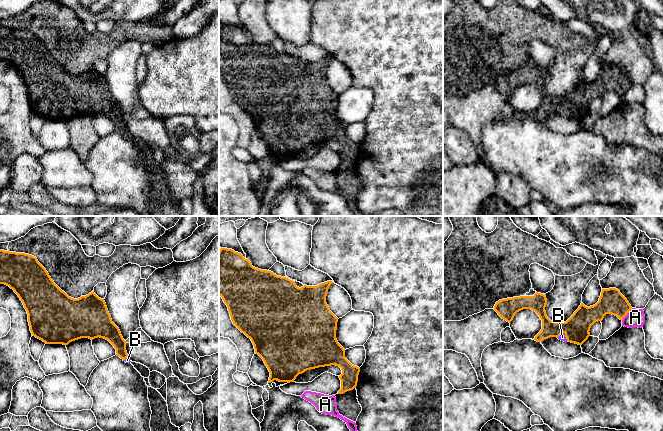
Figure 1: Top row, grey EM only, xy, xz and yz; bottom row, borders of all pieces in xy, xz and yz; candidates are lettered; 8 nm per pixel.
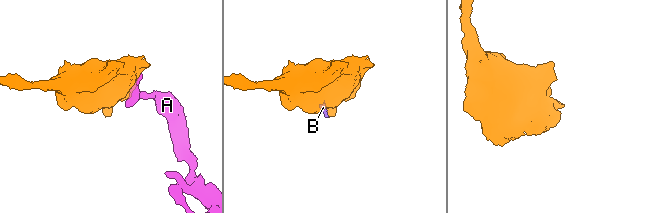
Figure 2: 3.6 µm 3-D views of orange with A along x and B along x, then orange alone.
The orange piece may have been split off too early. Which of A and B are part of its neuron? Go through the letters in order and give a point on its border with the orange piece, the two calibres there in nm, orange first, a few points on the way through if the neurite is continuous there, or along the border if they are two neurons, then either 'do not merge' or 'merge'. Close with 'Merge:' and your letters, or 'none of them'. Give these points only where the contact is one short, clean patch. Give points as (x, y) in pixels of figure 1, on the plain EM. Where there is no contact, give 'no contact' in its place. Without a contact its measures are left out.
A: meets orange in yz at (626, 90); 200 nm thick on the orange side, 140 nm on the other; do not merge
B: meets orange in yz at (565, 110); 200 nm thick on the orange side, 50 nm on the other; runs through yz (576, 104), (565, 110), (562, 113); merge
Merge: B

